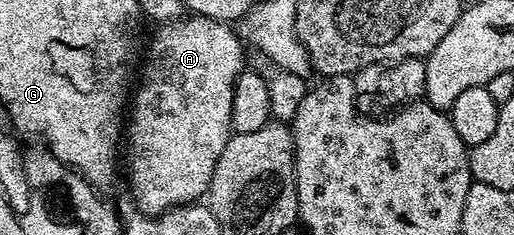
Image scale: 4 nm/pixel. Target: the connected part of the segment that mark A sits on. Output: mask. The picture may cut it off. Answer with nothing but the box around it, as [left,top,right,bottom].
[126,16,246,216]

